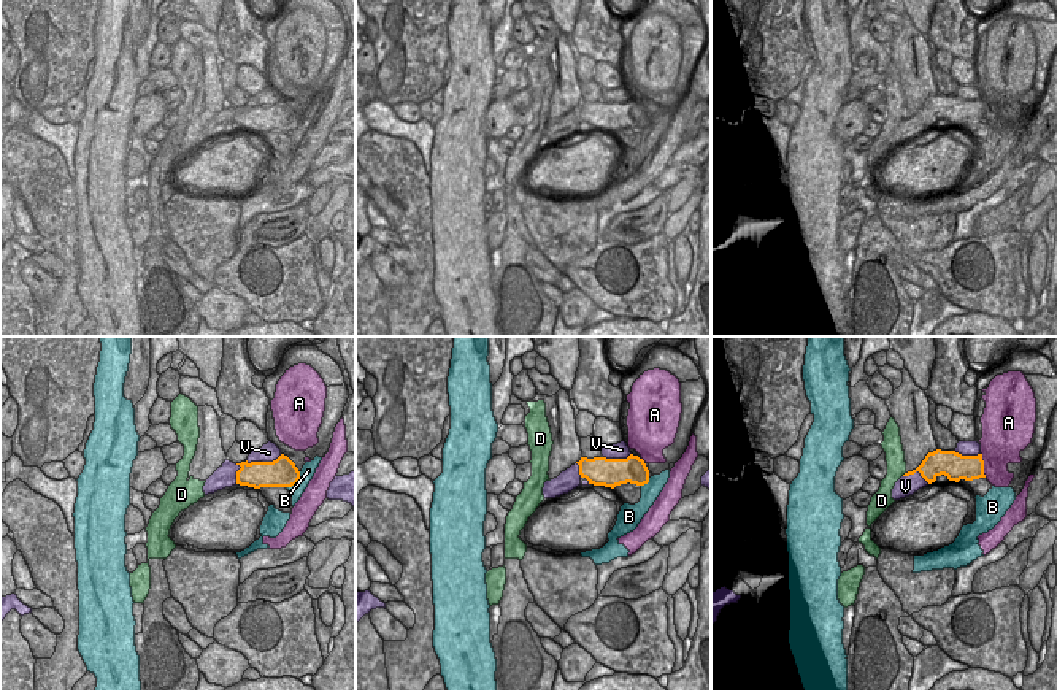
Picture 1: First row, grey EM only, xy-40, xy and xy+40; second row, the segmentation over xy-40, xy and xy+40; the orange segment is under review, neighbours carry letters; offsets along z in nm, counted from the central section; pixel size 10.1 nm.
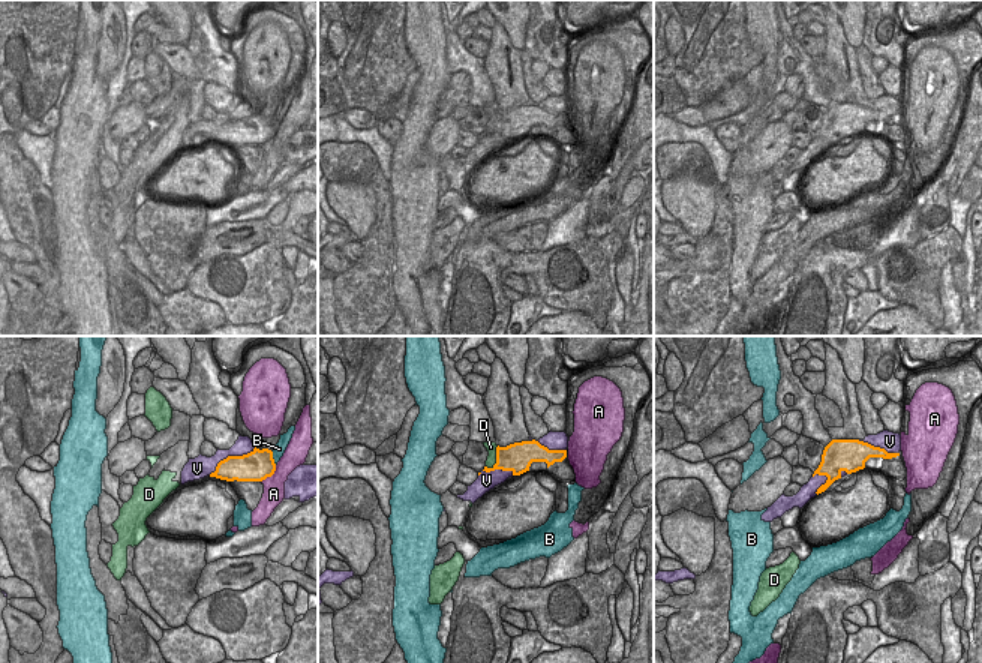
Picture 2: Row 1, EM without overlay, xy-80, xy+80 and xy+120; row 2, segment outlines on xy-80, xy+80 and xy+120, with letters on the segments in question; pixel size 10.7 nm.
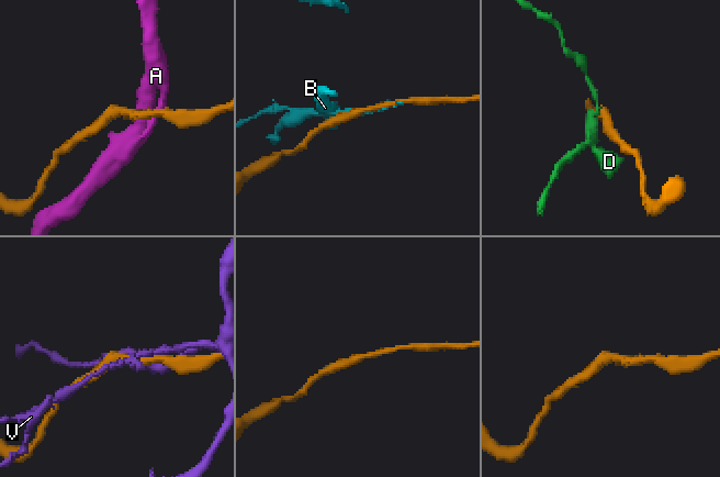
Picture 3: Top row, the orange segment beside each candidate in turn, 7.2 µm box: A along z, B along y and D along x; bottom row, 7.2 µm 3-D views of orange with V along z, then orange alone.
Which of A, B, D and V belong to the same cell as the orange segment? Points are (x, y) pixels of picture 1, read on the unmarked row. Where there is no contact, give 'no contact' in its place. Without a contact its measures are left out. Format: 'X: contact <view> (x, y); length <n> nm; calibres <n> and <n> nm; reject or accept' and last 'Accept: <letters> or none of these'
A: contact xy+40 (983, 110); length 260 nm; calibres 260 and 380 nm; reject
B: contact xy-40 (295, 127); length 240 nm; calibres 280 and 140 nm; reject
D: no contact; reject
V: contact xy-40 (264, 107); length 380 nm; calibres 280 and 190 nm; reject
Accept: none of these

